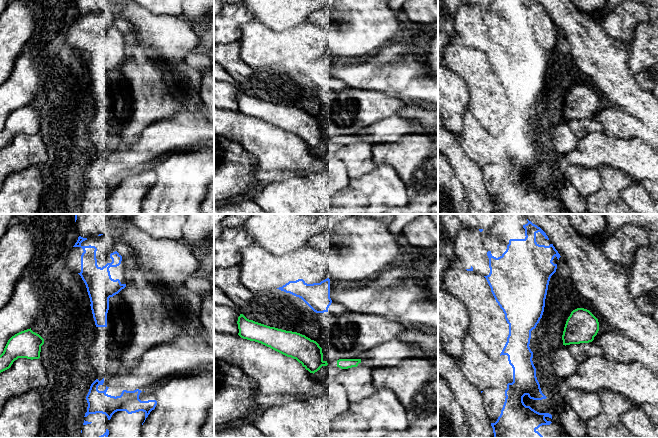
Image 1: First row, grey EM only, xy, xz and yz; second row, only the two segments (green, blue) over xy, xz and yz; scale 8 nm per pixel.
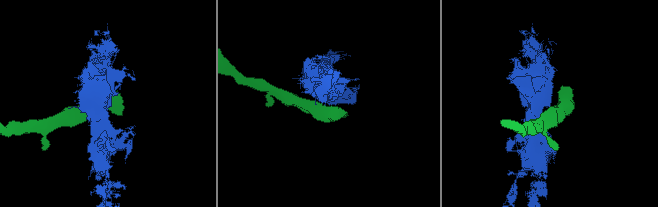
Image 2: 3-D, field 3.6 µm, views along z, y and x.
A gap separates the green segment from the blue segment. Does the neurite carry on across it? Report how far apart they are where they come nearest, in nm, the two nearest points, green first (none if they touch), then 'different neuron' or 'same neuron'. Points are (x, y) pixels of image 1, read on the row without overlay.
200 nm apart; from green across yz (566, 97), (542, 90); different neuron

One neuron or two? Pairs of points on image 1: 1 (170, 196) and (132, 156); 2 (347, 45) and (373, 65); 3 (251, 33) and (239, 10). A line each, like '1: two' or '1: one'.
1: two
2: two
3: two

